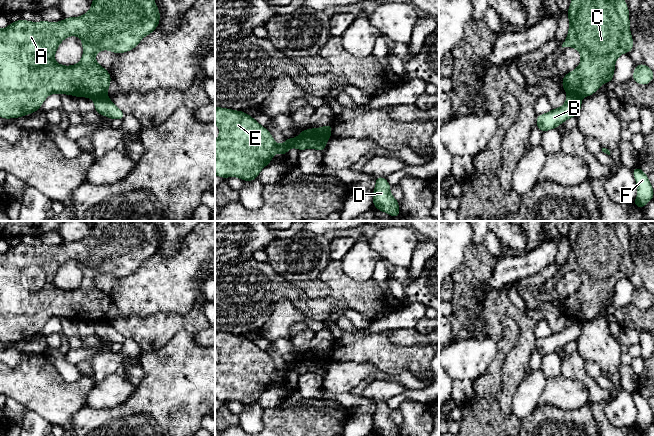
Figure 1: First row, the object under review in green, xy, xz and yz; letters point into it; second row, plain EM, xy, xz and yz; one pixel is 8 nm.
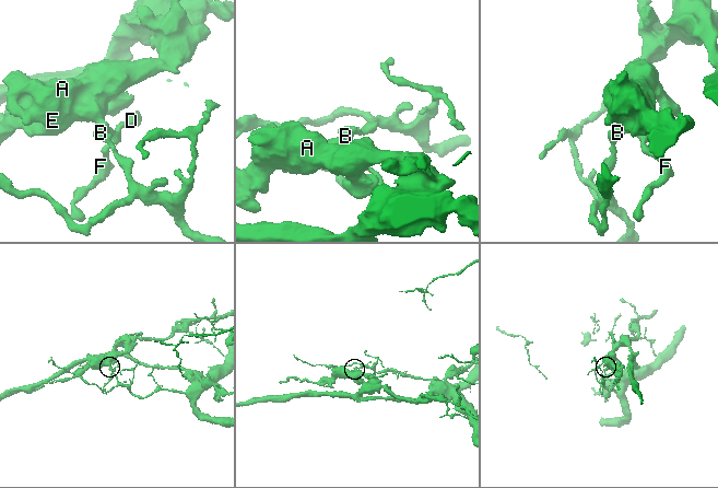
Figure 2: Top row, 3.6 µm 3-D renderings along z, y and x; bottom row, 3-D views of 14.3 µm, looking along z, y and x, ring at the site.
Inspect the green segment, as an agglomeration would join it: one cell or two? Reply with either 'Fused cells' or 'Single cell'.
Fused cells

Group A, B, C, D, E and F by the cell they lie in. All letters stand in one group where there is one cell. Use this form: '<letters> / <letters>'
A C E / B D F

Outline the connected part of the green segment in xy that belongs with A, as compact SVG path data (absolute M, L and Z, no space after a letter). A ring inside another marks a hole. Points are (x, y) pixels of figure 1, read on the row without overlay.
M96 221L91 226L91 234L86 236L84 239L75 241L65 241L60 246L47 246L42 244L41 246L30 246L25 243L20 243L16 246L10 246L6 253L0 253L0 341L4 343L23 341L28 338L39 335L42 327L52 317L67 318L76 320L78 322L87 321L97 323L103 320L107 320L107 316L111 307L110 297L102 290L100 290L96 284L96 278L101 274L109 274L116 278L121 278L134 273L140 265L150 257L156 254L160 246L160 234L156 230L156 226L153 221ZM68 260L79 260L81 262L83 270L83 280L78 288L71 290L64 290L58 288L55 283L55 277L60 267Z

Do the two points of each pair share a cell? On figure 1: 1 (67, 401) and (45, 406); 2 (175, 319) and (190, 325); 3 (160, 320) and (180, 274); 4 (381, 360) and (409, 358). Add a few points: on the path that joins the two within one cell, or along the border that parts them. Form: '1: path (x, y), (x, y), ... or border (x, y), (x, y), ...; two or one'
1: path (62, 401), (50, 401); one
2: path (179, 322), (186, 322); one
3: border (188, 312), (184, 314), (156, 312), (141, 317); two
4: path (388, 358), (402, 358); one

